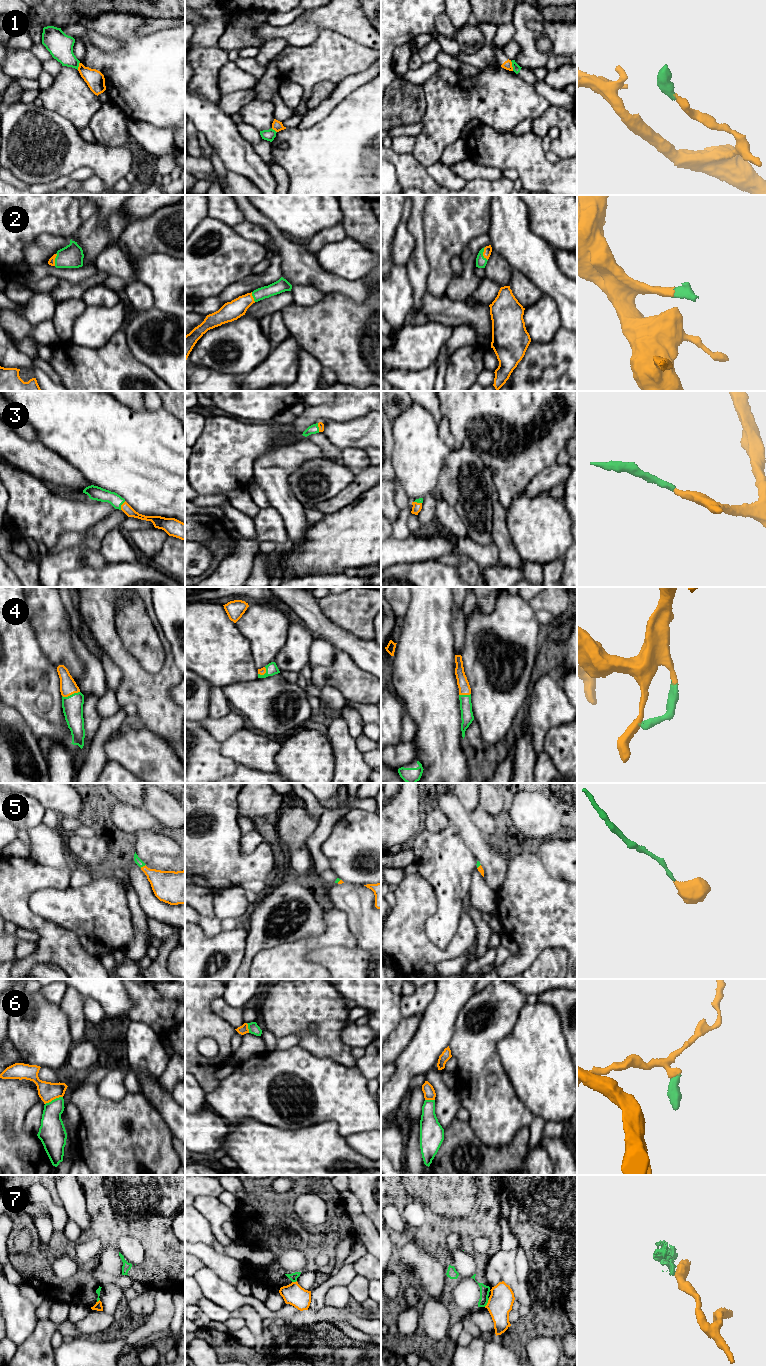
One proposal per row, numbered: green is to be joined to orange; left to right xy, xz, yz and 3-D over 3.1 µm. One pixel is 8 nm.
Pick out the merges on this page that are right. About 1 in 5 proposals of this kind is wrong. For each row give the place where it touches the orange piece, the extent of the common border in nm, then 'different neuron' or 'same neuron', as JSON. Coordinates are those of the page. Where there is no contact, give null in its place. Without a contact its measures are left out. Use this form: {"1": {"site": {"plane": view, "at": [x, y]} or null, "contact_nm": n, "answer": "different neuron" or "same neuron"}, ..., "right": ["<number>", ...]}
{"1": {"site": {"plane": "yz", "at": [511, 66]}, "contact_nm": 80, "answer": "different neuron"}, "2": {"site": {"plane": "yz", "at": [483, 254]}, "contact_nm": 110, "answer": "same neuron"}, "3": {"site": {"plane": "xy", "at": [121, 505]}, "contact_nm": 80, "answer": "same neuron"}, "4": {"site": {"plane": "xy", "at": [70, 694]}, "contact_nm": 150, "answer": "same neuron"}, "5": {"site": {"plane": "xy", "at": [143, 866]}, "contact_nm": 50, "answer": "same neuron"}, "6": {"site": {"plane": "xy", "at": [53, 1099]}, "contact_nm": 160, "answer": "different neuron"}, "7": {"site": {"plane": "yz", "at": [488, 1302]}, "contact_nm": 80, "answer": "different neuron"}, "right": ["2", "3", "4", "5"]}

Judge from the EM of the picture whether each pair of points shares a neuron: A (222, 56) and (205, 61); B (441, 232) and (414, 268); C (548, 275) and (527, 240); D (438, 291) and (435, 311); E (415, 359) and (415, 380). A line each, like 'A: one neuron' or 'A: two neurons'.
A: one neuron
B: two neurons
C: one neuron
D: two neurons
E: two neurons

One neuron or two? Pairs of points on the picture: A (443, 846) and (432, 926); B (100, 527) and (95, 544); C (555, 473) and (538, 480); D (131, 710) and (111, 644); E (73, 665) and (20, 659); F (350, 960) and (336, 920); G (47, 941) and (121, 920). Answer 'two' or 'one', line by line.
A: one
B: two
C: one
D: two
E: two
F: two
G: two

